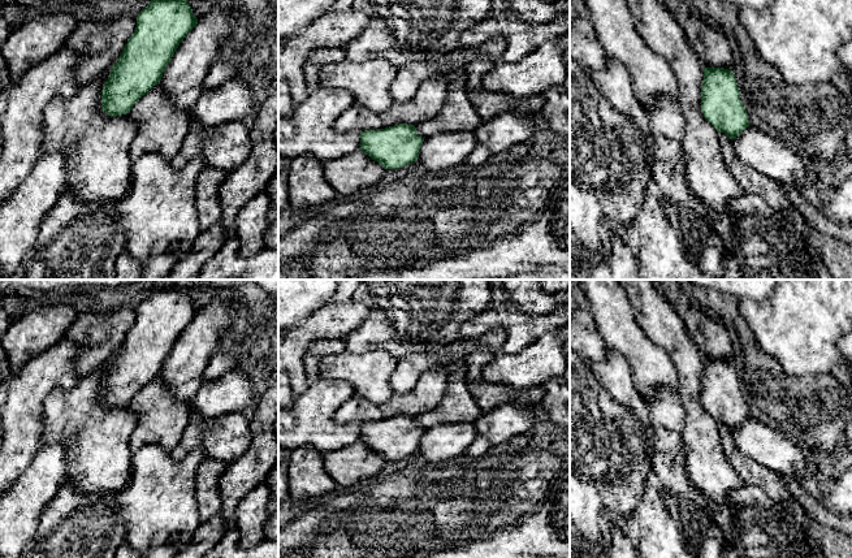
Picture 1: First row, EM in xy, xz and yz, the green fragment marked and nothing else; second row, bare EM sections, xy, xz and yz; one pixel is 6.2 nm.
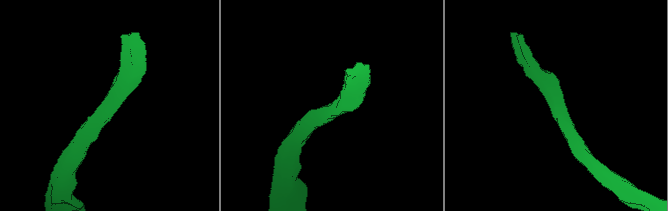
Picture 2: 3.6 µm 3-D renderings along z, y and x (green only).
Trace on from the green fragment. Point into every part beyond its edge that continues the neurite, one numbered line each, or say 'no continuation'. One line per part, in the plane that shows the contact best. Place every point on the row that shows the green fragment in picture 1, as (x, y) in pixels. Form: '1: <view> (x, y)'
1: xy (99, 171)

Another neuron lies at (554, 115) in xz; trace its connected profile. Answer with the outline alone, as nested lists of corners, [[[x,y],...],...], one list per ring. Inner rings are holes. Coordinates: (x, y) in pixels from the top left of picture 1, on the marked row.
[[[570,62],[562,83],[541,94],[544,107],[540,117],[542,124],[554,134],[570,137]]]

